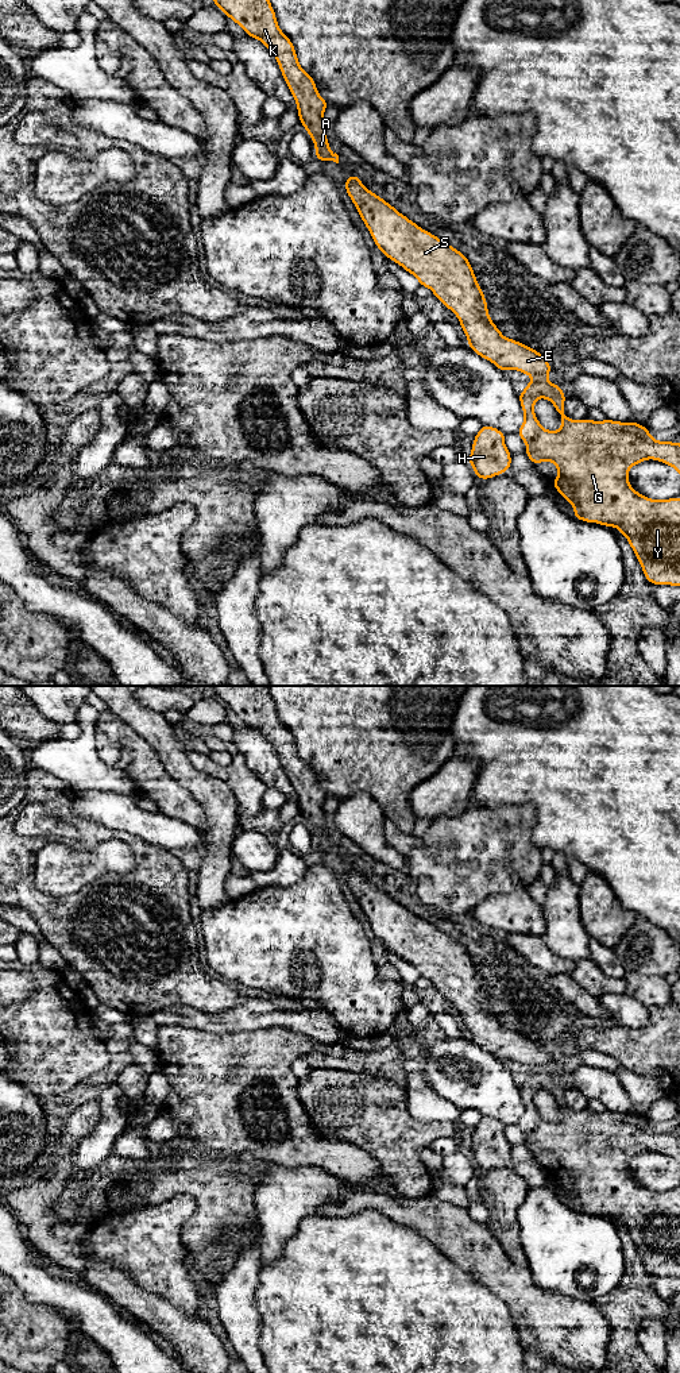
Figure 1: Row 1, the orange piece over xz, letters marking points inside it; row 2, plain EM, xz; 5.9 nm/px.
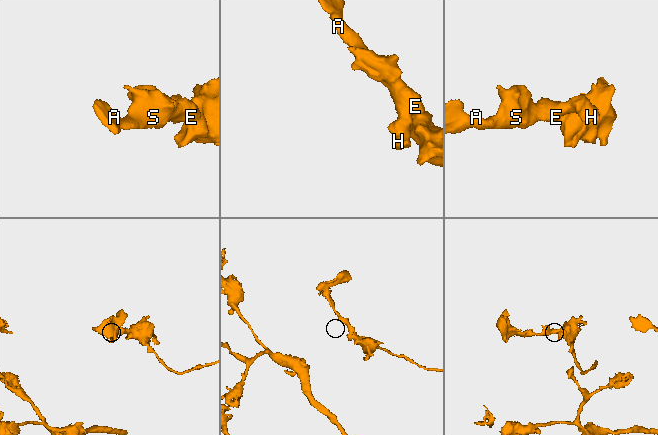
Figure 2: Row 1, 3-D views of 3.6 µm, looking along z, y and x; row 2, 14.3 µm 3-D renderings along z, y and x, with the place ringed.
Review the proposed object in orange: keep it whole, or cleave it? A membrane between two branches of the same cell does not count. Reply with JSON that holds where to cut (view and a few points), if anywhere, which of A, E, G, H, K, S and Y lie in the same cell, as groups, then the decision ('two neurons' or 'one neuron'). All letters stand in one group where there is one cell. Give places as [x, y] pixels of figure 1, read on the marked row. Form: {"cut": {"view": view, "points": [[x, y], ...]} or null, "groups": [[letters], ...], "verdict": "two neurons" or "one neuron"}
{"cut": {"view": "xz", "points": [[545, 377], [533, 380]]}, "groups": [["A", "E", "H", "K", "S"], ["G", "Y"]], "verdict": "two neurons"}

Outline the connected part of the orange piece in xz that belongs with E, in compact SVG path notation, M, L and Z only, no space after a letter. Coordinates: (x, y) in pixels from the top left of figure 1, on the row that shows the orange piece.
M347 176L344 188L368 228L375 246L386 258L413 274L421 286L429 288L434 297L456 315L472 351L503 373L513 369L530 375L533 379L546 378L550 374L552 367L545 355L523 343L505 338L491 321L487 300L472 271L472 265L464 254L422 230L382 197L364 188L359 176Z

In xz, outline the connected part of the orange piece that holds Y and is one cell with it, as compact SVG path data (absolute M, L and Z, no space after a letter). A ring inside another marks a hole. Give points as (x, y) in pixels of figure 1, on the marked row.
M546 378L533 379L518 396L525 420L517 435L526 444L526 456L533 464L549 460L557 467L560 475L550 485L557 489L564 500L572 504L577 520L615 527L627 539L650 585L680 586L680 498L652 500L635 491L629 483L629 468L648 459L662 462L680 474L680 443L654 440L645 425L634 421L568 419L564 412L565 398L561 387ZM538 398L546 398L553 404L561 417L559 431L548 431L537 420L534 402Z

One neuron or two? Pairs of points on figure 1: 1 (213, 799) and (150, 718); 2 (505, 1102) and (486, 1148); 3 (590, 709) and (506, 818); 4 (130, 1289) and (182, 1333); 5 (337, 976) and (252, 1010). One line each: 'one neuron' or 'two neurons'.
1: one neuron
2: two neurons
3: two neurons
4: one neuron
5: two neurons

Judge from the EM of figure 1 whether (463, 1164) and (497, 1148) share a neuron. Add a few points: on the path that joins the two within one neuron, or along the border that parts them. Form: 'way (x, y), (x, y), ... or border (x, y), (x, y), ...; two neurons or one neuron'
border (472, 1163), (478, 1171); two neurons

